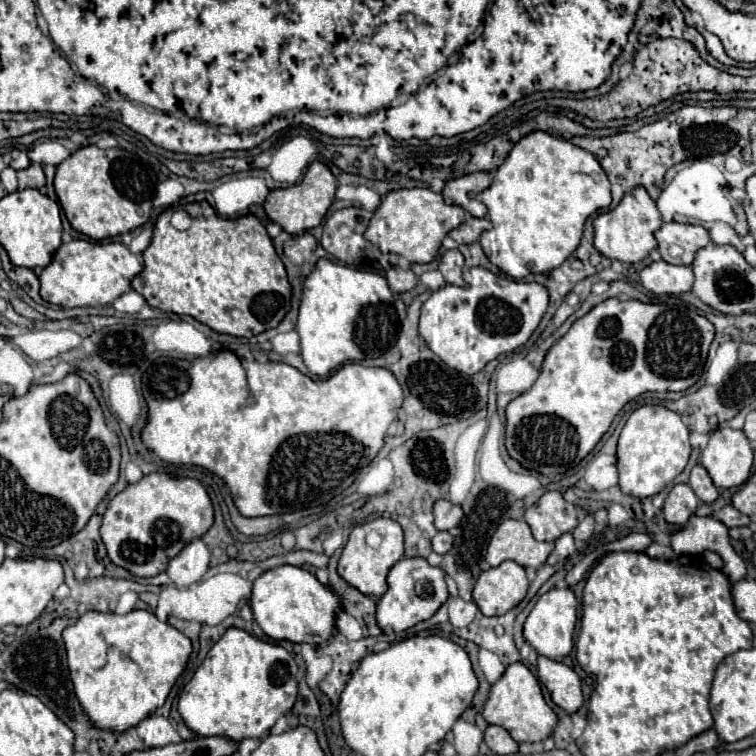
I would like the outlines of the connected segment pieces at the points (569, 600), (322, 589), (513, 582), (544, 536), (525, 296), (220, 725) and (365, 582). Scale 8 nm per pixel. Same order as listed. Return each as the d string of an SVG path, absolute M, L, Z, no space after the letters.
M550 589L548 593L540 595L534 609L530 611L524 623L524 639L540 653L550 659L560 659L568 655L574 647L574 631L576 631L576 595L572 589Z
M280 565L264 571L254 581L250 607L254 619L270 639L320 647L326 645L336 631L336 615L342 611L342 597L330 585L322 585L308 569Z
M502 561L478 577L472 595L478 609L492 617L514 609L526 597L526 591L528 577L524 567L516 561Z
M546 491L524 515L536 541L556 541L562 533L572 531L578 525L576 507L558 491Z
M464 267L464 287L444 285L422 305L420 335L450 367L474 375L502 353L524 345L548 309L548 289L542 283L516 281L484 267Z
M230 627L226 633L214 643L214 647L208 651L202 665L196 669L194 677L186 683L184 691L180 693L178 711L184 719L184 723L202 737L210 735L222 735L230 737L234 741L242 741L246 737L264 737L272 729L272 725L278 721L278 717L286 715L298 695L298 665L292 659L292 655L282 647L268 641L262 641L258 637L252 637L248 631Z
M378 517L368 523L356 525L348 537L348 543L338 561L338 573L356 589L366 595L380 597L388 591L386 575L396 561L404 557L404 531L394 519Z

